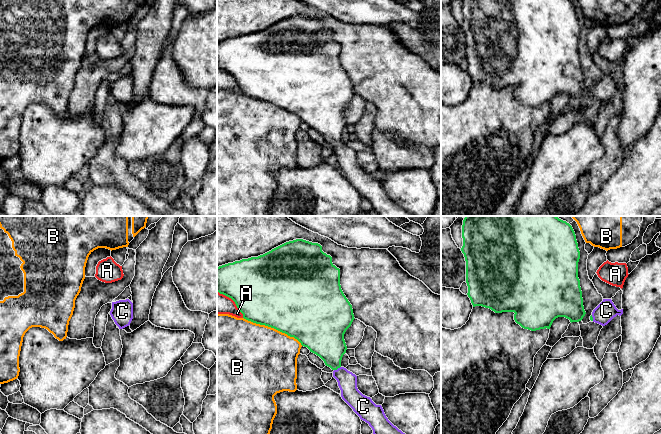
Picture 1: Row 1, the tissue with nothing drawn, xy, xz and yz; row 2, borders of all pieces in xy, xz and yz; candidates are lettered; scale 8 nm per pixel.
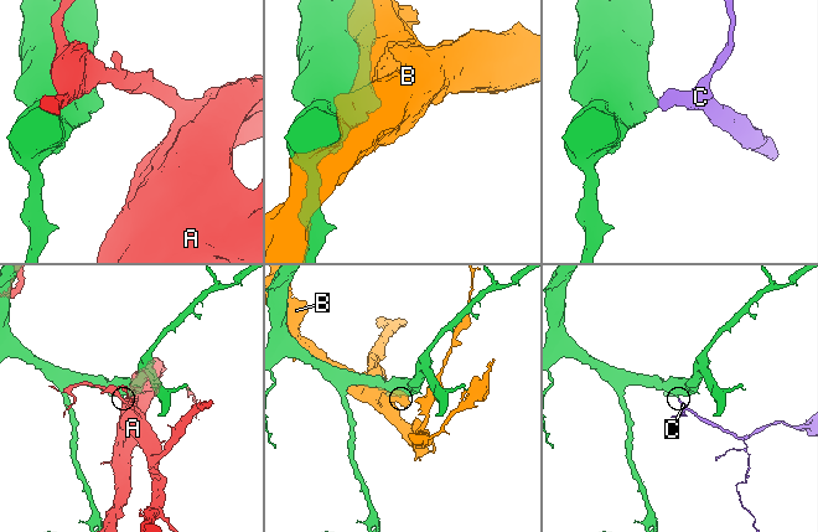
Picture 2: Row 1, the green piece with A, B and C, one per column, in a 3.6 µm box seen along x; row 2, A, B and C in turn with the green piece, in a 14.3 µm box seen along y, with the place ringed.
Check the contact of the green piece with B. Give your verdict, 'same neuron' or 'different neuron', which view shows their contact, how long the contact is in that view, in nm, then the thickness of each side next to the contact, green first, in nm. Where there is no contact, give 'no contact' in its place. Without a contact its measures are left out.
different neuron; meets green in xz; contact 550 nm long; 500 nm thick on the green side, 480 nm on the other

